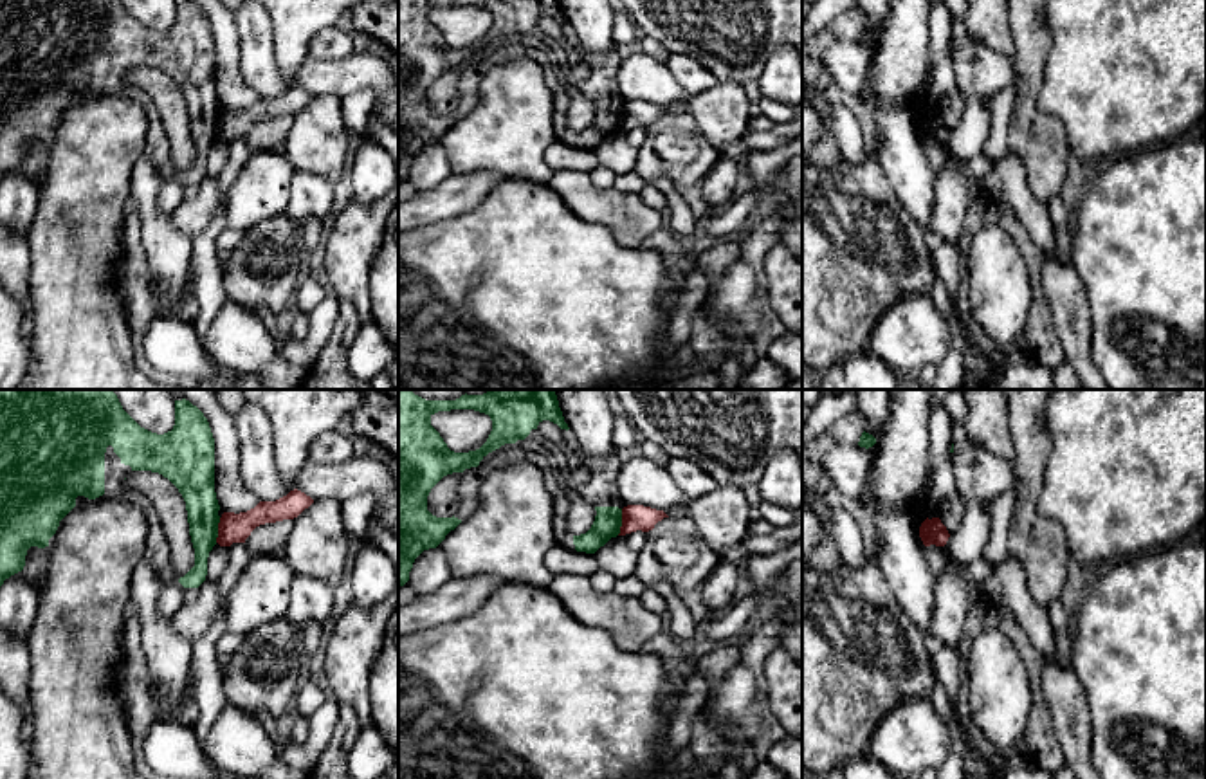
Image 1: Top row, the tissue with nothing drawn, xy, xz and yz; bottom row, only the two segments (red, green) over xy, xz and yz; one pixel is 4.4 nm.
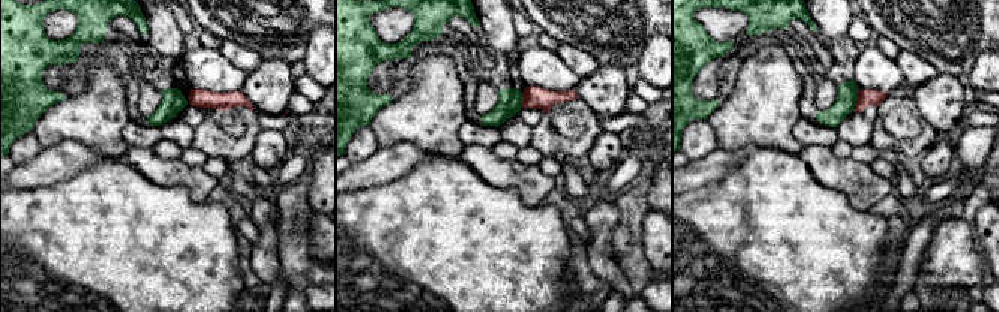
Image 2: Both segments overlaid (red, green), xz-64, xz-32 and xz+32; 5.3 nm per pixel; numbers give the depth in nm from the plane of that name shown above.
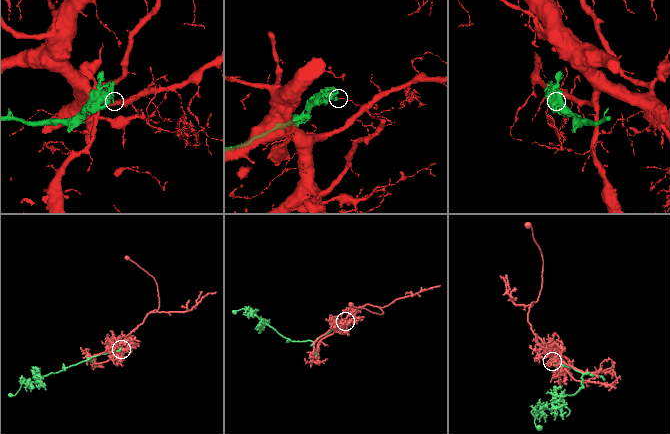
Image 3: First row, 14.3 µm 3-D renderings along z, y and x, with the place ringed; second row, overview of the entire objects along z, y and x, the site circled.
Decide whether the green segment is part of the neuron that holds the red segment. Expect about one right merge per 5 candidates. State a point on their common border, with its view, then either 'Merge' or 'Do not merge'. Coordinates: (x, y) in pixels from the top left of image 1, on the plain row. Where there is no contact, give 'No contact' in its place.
Touches red at xz (622, 118). Do not merge

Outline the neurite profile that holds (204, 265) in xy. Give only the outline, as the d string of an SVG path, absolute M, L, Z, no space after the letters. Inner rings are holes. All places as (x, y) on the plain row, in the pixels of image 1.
M233 139L231 142L227 142L227 160L224 164L224 170L218 173L220 207L207 229L193 238L193 258L189 261L189 267L195 278L195 290L198 301L198 316L193 323L193 328L200 343L209 325L227 301L216 256L216 238L222 231L229 227L225 218L227 191L238 177L240 170L243 168L249 153L251 150L245 144L245 139Z

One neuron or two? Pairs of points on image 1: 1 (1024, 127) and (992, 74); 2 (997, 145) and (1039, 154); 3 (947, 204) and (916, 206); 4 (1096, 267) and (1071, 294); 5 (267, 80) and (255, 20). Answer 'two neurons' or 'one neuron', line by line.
1: two neurons
2: two neurons
3: two neurons
4: two neurons
5: one neuron

